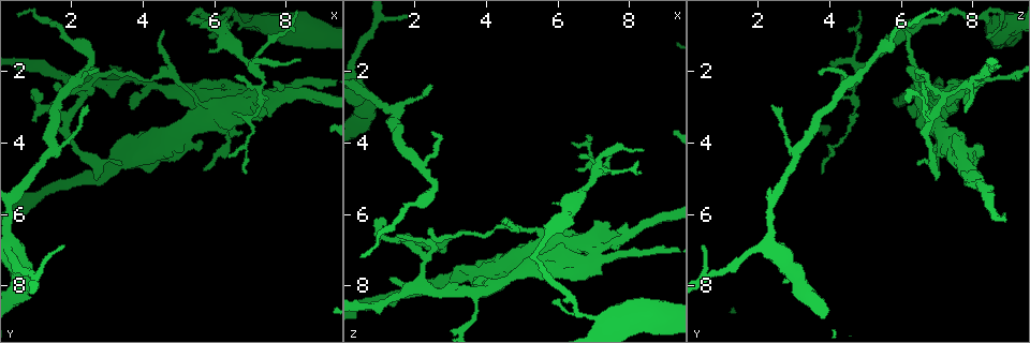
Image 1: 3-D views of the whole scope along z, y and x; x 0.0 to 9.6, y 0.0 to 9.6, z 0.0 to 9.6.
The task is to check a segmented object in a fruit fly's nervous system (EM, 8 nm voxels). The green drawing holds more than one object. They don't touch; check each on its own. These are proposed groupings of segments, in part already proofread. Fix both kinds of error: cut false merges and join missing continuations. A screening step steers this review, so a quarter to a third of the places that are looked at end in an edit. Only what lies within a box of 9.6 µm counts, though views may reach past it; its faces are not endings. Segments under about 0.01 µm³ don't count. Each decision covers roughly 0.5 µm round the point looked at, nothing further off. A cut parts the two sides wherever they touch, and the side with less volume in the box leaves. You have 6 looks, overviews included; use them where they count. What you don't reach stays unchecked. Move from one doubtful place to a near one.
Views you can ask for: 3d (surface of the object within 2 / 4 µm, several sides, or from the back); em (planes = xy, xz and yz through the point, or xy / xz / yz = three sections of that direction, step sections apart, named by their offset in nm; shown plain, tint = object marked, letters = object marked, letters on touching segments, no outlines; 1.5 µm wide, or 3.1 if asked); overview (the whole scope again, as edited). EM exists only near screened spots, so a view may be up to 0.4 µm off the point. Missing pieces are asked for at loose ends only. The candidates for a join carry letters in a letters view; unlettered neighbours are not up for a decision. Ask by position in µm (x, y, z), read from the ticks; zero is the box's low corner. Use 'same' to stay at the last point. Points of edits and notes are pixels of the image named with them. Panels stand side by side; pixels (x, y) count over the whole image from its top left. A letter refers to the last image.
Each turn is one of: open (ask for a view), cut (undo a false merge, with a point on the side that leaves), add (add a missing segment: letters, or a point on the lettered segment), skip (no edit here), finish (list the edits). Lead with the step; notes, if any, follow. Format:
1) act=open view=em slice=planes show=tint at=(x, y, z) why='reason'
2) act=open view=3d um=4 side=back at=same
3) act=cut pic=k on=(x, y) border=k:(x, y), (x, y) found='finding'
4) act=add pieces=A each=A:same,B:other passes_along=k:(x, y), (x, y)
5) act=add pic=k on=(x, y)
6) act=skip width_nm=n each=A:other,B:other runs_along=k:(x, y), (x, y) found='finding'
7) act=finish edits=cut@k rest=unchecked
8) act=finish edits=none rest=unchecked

act=open view=em slice=yz step=4 show=letters at=(8.35, 1.70, 4.15) why='free end'

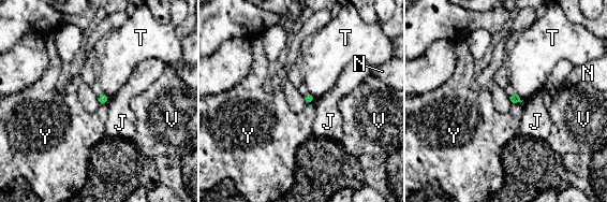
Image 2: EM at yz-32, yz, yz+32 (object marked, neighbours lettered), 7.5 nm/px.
act=open view=em slice=planes show=letters at=same why='cut it another way'

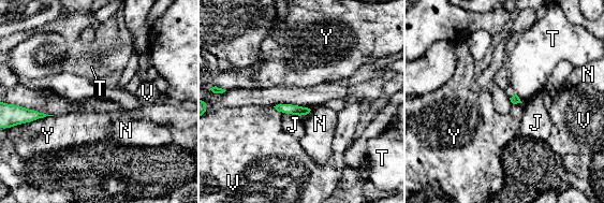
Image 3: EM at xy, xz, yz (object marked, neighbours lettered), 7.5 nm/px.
act=skip each=J:other,N:other,T:other,V:other,Y:other border=3:(53, 115), (46, 115), (24, 124) found='none of them fits'

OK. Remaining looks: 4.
act=open view=em slice=planes show=letters at=(3.60, 3.80, 7.45) why='an open end'

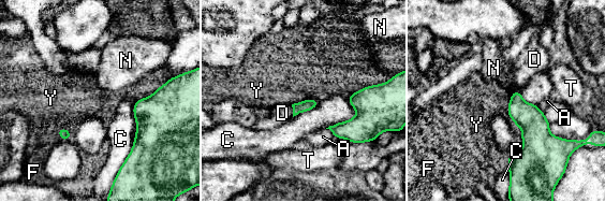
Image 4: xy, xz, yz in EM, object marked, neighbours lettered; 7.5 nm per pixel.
act=skip each=A:other,C:other,D:other,F:other,N:other,T:other,Y:other border=4:(170, 78), (135, 102) found='no lettered segment goes on from it'

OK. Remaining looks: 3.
act=open view=3d um=4 side=back at=(5.85, 1.05, 8.40) why='tapers out'

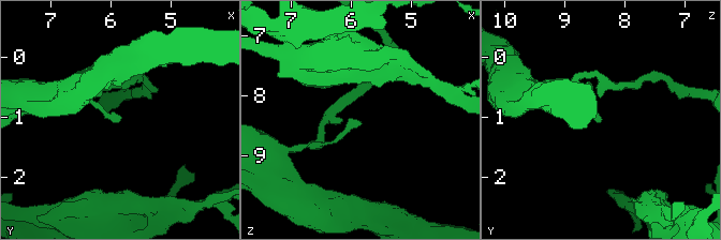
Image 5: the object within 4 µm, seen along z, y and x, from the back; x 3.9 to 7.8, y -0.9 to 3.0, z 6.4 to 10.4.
act=open view=em slice=planes show=tint at=(5.85, 1.00, 8.40) why='now the EM'

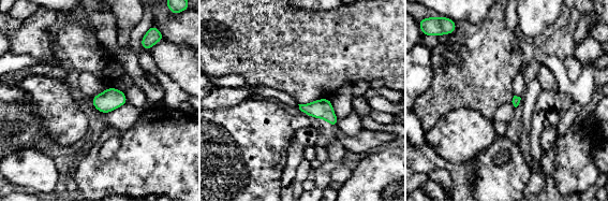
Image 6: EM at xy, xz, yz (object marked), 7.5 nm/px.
act=open view=em slice=planes show=letters at=same why='what lies round it'

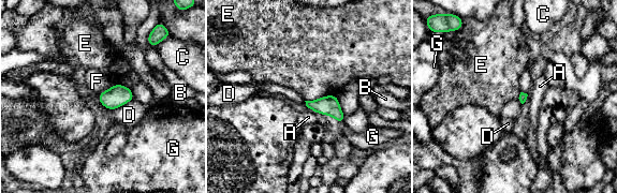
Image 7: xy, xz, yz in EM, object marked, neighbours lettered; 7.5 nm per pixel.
act=skip each=A:other,B:other,C:other,D:other,E:other,F:other,G:other border=7:(336, 94), (325, 94), (305, 101) found='none of them fits'

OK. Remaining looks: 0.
act=finish edits=none rest=unchecked

